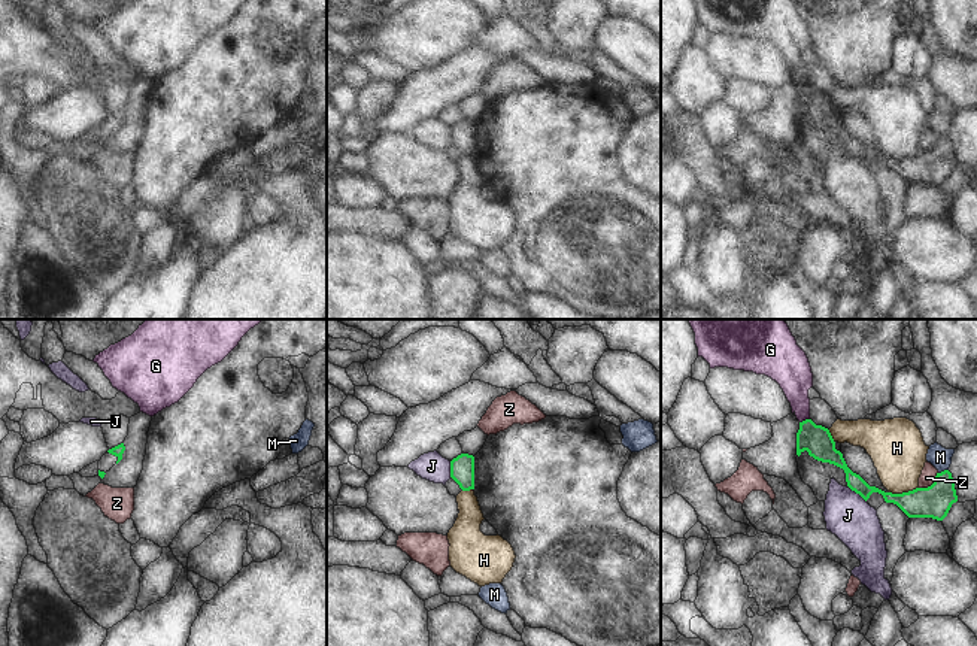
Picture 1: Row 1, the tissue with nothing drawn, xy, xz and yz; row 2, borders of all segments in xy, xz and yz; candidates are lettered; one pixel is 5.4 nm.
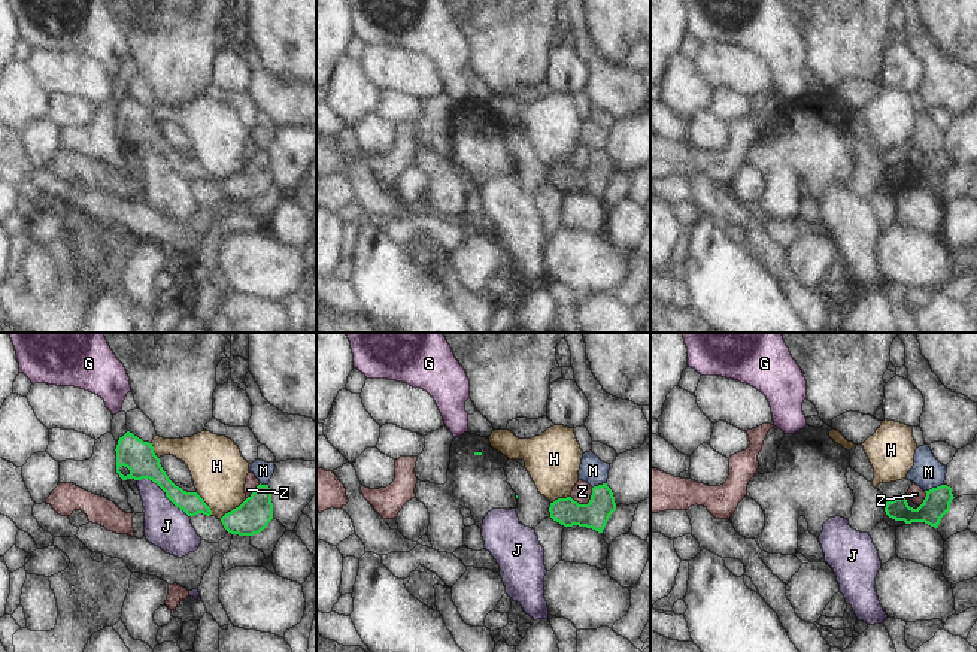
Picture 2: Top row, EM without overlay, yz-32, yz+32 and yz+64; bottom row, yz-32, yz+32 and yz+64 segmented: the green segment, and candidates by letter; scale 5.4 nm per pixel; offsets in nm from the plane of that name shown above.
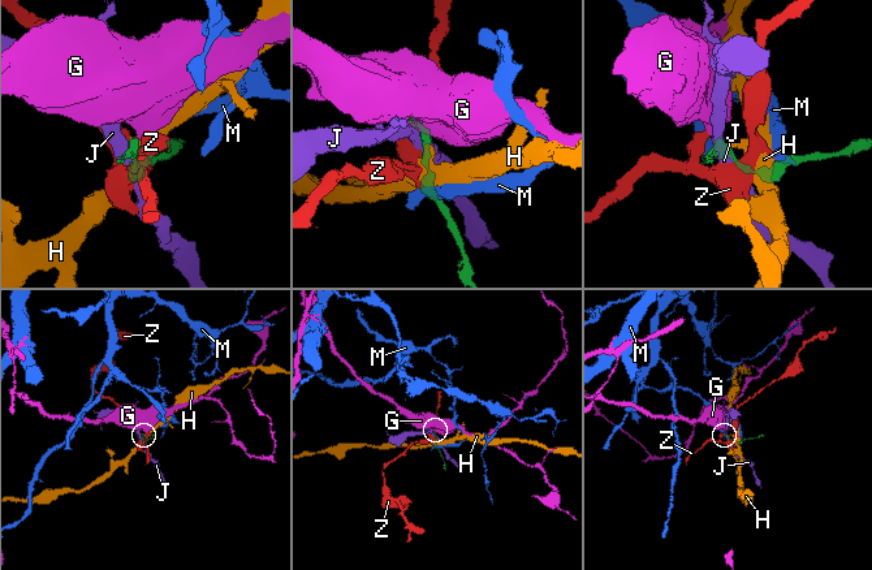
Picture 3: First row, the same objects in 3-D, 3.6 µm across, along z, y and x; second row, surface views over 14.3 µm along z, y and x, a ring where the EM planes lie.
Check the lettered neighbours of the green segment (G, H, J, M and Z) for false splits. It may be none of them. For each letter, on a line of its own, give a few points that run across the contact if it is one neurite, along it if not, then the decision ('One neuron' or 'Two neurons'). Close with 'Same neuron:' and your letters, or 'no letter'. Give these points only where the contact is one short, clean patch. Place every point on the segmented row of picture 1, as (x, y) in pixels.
G: Line: yz (809, 418), (800, 422). Two neurons
H: Two neurons
J: Two neurons
M: Line: yz (947, 469), (938, 473). Two neurons
Z: Two neurons
Same neuron: no letter

